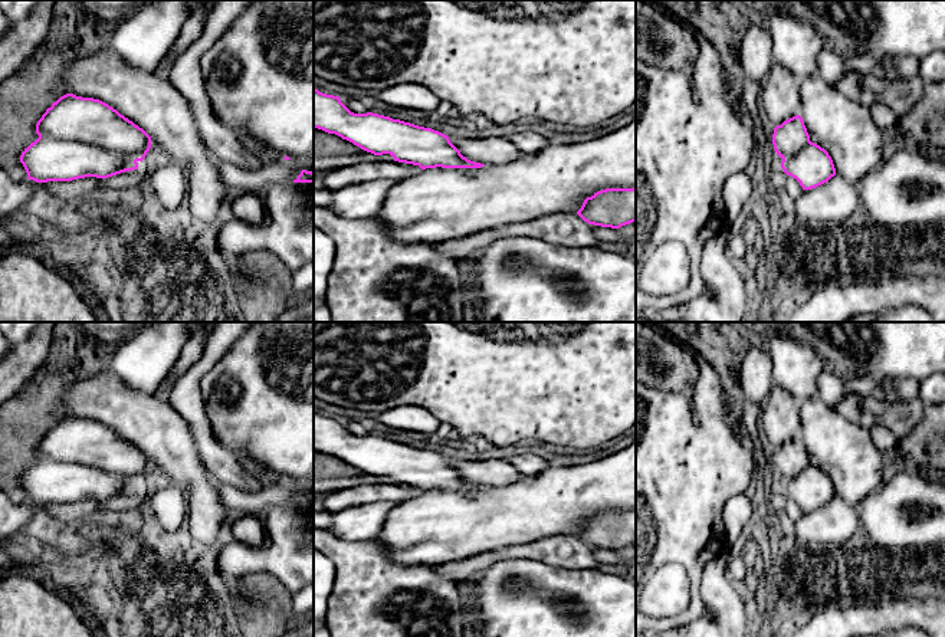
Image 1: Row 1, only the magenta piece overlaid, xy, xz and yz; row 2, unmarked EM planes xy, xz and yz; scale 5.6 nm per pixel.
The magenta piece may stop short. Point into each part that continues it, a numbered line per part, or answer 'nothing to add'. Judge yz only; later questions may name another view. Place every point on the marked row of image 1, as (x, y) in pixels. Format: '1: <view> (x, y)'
1: yz (780, 91)

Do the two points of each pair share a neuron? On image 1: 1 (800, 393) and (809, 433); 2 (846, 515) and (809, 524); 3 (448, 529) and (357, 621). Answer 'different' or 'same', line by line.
1: different
2: same
3: different

